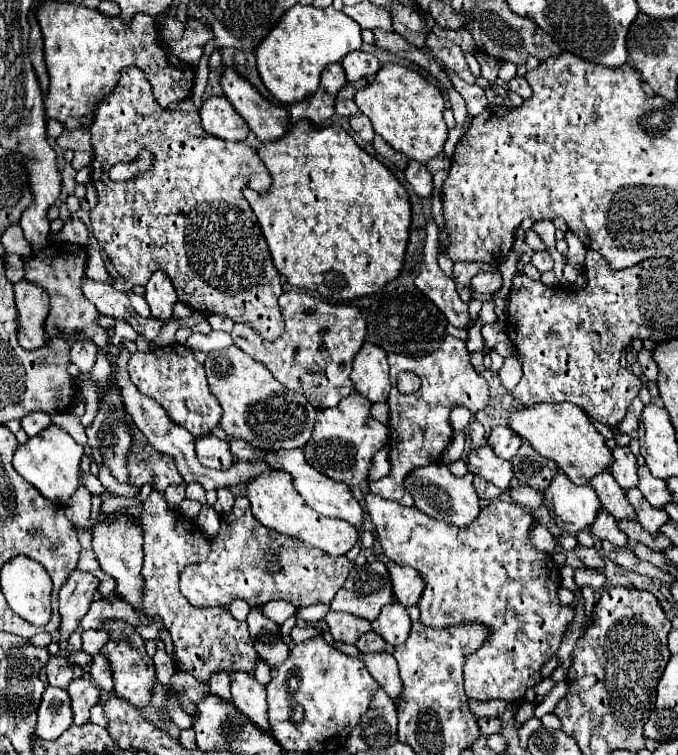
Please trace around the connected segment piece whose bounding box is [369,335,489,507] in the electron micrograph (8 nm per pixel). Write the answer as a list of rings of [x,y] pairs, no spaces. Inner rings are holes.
[[[447,335],[443,345],[427,357],[413,359],[413,357],[389,353],[387,359],[390,367],[390,380],[393,383],[391,395],[387,399],[387,403],[391,407],[391,419],[389,419],[391,473],[385,479],[369,483],[369,491],[383,499],[391,499],[391,501],[397,501],[399,505],[411,507],[415,501],[403,487],[405,477],[417,467],[425,467],[425,465],[433,465],[433,463],[441,461],[445,449],[451,443],[451,435],[453,435],[453,429],[449,425],[451,409],[455,405],[463,405],[471,413],[481,411],[489,401],[489,389],[487,389],[485,377],[481,377],[471,365],[465,341],[451,337],[451,335]],[[399,371],[411,371],[411,373],[419,375],[421,387],[417,393],[403,395],[397,391],[395,375]]]

